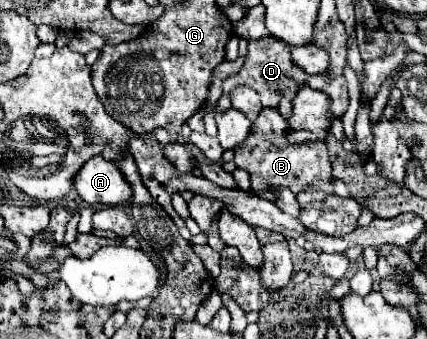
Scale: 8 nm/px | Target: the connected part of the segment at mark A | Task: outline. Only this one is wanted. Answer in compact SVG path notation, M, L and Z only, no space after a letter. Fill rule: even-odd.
M89 159L73 179L77 195L89 205L121 205L131 201L133 191L113 161Z

